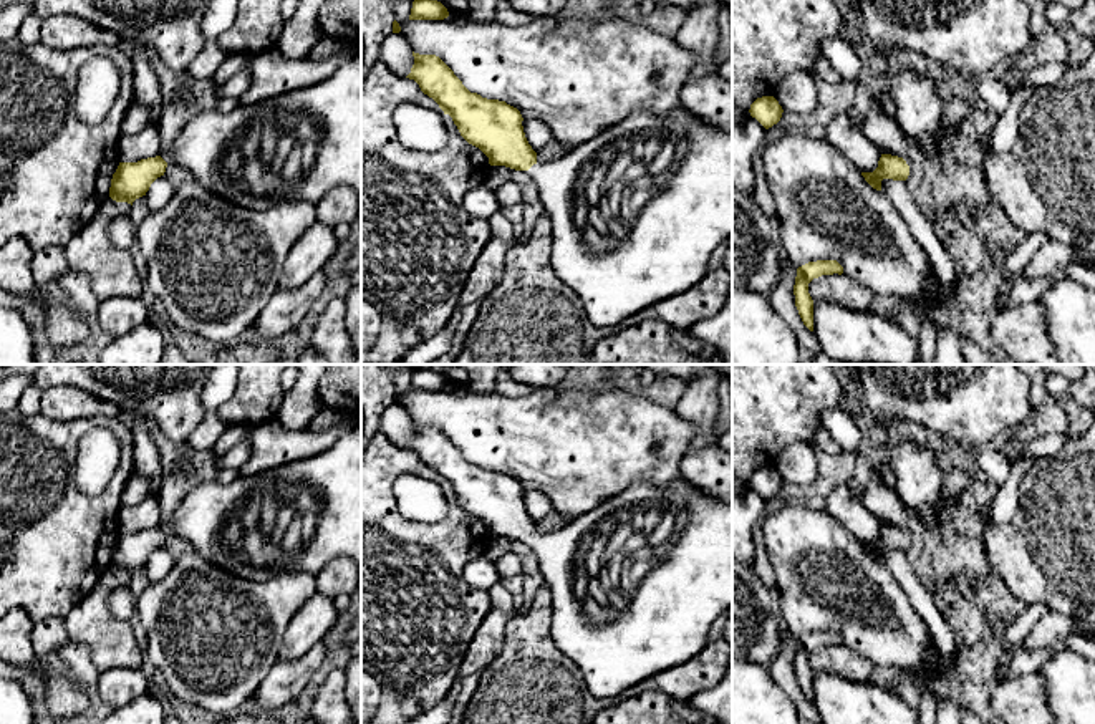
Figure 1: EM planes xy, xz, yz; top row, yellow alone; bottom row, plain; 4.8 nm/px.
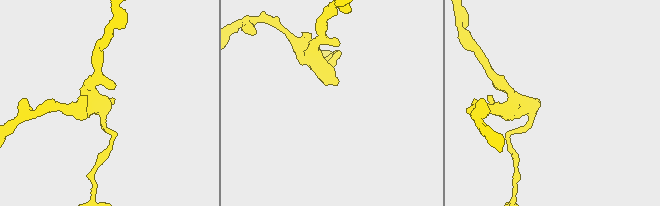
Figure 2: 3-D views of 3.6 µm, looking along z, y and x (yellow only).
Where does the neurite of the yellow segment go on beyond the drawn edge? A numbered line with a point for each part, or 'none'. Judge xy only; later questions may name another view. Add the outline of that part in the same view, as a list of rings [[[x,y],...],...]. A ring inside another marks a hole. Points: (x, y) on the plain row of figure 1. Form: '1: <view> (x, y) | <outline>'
1: xy (297, 517) | [[[361,418],[330,449],[255,475],[239,475],[232,484],[207,480],[194,487],[161,529],[181,537],[189,548],[229,573],[263,582],[277,572],[316,575],[330,560],[348,557],[361,565]]]

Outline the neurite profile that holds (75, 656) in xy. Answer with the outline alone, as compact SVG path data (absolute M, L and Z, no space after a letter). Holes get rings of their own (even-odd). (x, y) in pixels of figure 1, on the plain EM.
M68 641L68 644L56 654L68 676L86 688L89 693L94 689L99 671L93 664L89 649L86 644Z

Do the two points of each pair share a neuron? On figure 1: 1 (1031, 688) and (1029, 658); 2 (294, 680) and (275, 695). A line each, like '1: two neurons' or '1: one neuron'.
1: two neurons
2: one neuron

